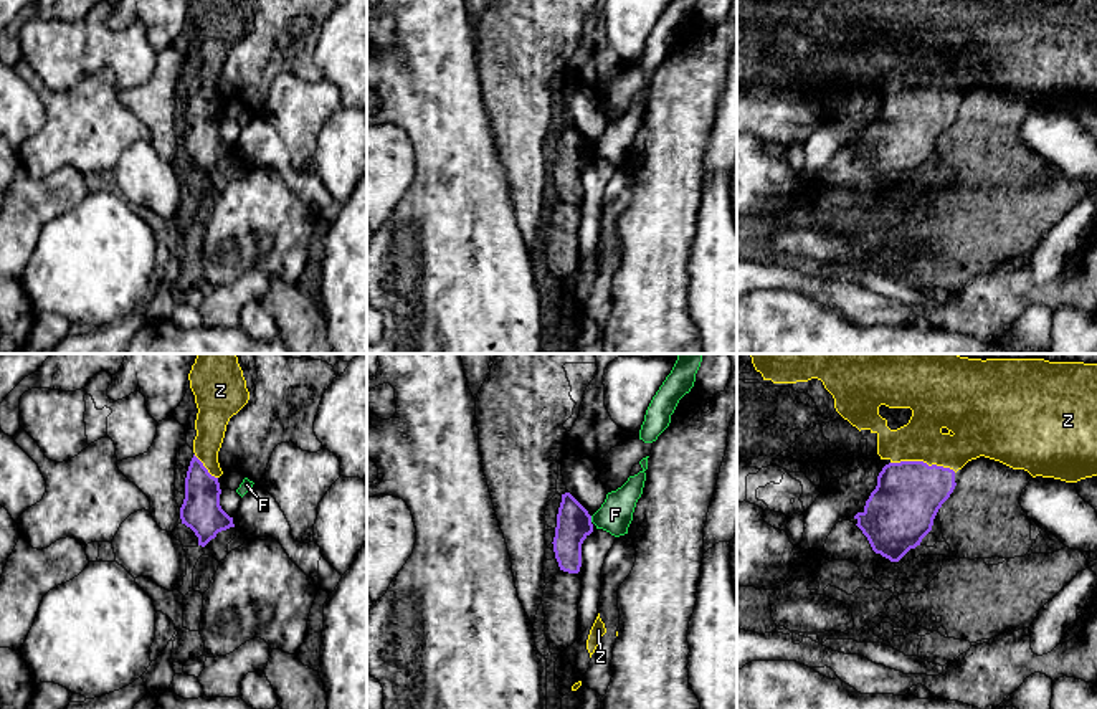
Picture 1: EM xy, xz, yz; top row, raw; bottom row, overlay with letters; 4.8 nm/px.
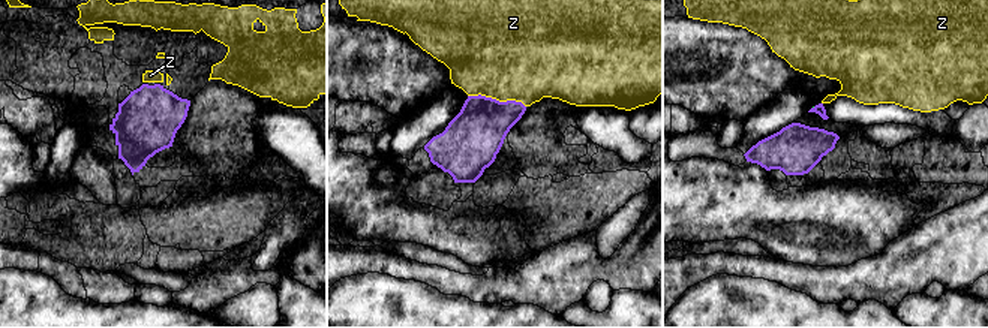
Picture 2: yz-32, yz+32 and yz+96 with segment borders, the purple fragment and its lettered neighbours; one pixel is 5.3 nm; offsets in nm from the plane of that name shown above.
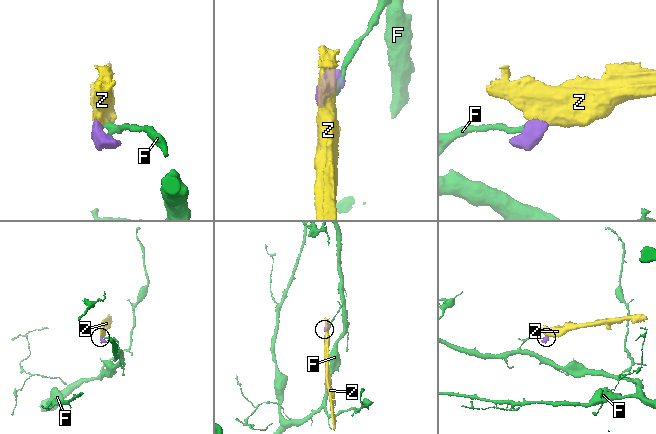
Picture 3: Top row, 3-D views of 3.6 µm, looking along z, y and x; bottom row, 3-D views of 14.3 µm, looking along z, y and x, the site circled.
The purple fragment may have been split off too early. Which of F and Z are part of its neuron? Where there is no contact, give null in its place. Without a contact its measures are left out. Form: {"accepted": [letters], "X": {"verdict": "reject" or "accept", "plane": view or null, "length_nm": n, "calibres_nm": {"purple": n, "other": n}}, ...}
{"accepted": ["Z"], "F": {"verdict": "reject", "plane": "xz", "length_nm": 30, "calibres_nm": {"purple": 170, "other": 160}}, "Z": {"verdict": "accept", "plane": "yz", "length_nm": 320, "calibres_nm": {"purple": 320, "other": 200}}}

